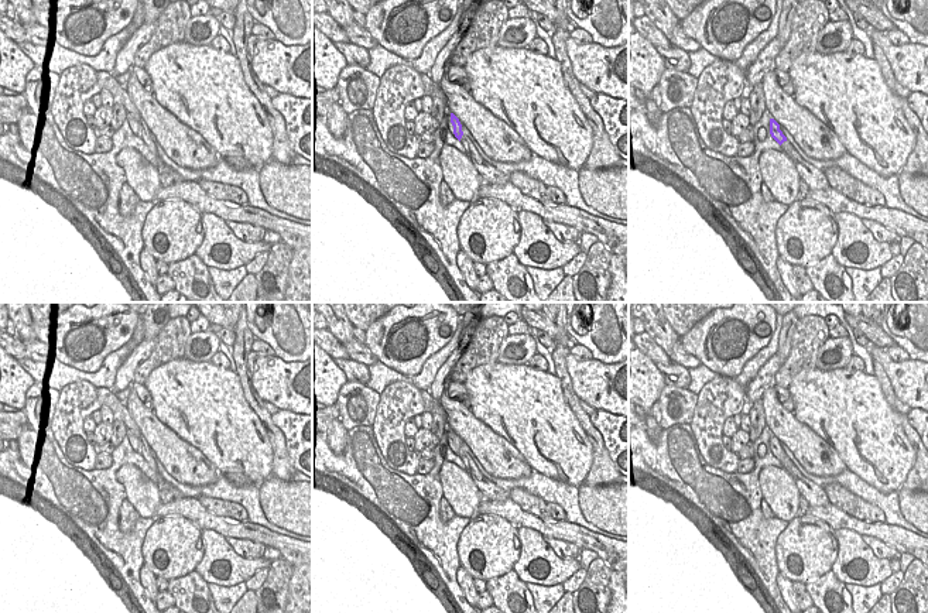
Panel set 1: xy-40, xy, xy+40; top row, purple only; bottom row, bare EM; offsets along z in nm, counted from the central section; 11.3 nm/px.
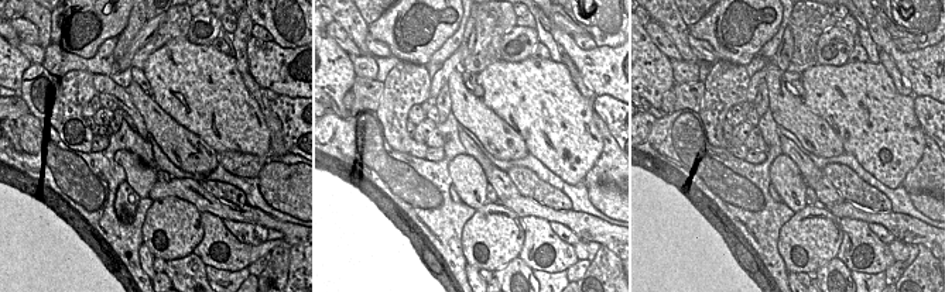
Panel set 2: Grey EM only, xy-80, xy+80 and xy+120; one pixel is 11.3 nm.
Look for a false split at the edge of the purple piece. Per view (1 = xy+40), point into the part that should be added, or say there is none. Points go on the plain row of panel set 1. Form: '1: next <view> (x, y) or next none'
1: next none

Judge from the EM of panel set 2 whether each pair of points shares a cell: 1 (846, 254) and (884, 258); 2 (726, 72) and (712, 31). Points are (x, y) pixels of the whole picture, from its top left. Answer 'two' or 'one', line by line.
1: one
2: two

